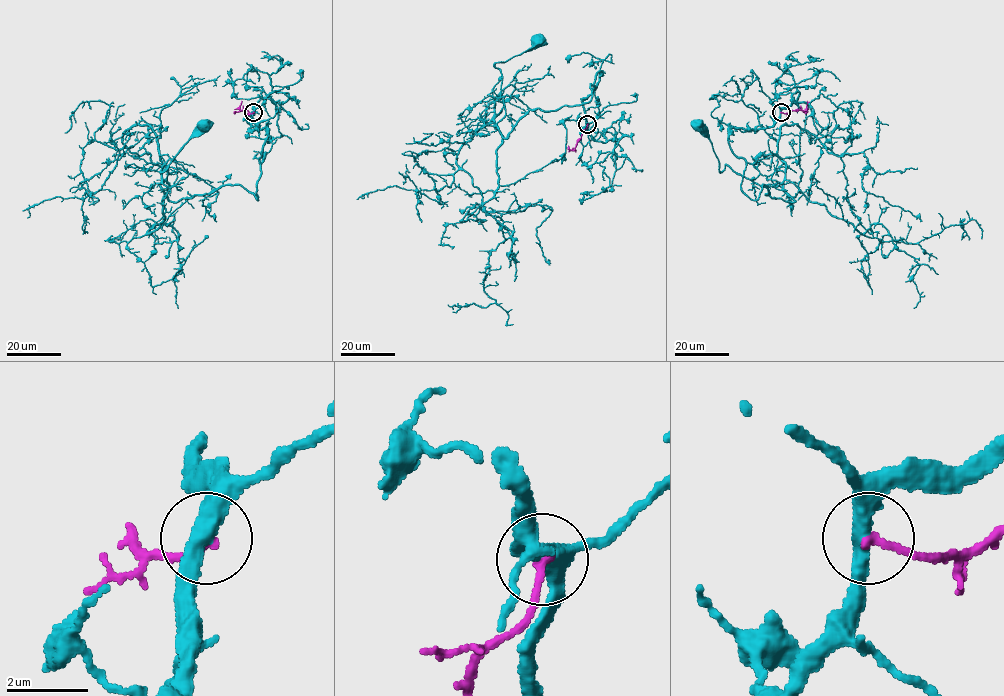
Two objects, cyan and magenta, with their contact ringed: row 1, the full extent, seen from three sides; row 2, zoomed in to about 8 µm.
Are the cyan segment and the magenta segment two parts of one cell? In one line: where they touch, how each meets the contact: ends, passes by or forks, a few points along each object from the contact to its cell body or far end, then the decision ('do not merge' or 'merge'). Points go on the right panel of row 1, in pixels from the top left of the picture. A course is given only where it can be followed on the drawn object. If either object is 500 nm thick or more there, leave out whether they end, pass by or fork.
place (781, 112); cyan passes by; magenta ends; course cyan (781, 112), (729, 143), (746, 195), (764, 185), (794, 202), (719, 171), (697, 124); course magenta (781, 112), (802, 111); do not merge

